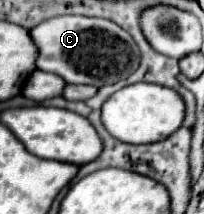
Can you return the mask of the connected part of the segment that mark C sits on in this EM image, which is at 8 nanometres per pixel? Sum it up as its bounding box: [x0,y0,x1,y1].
[30,16,140,88]

